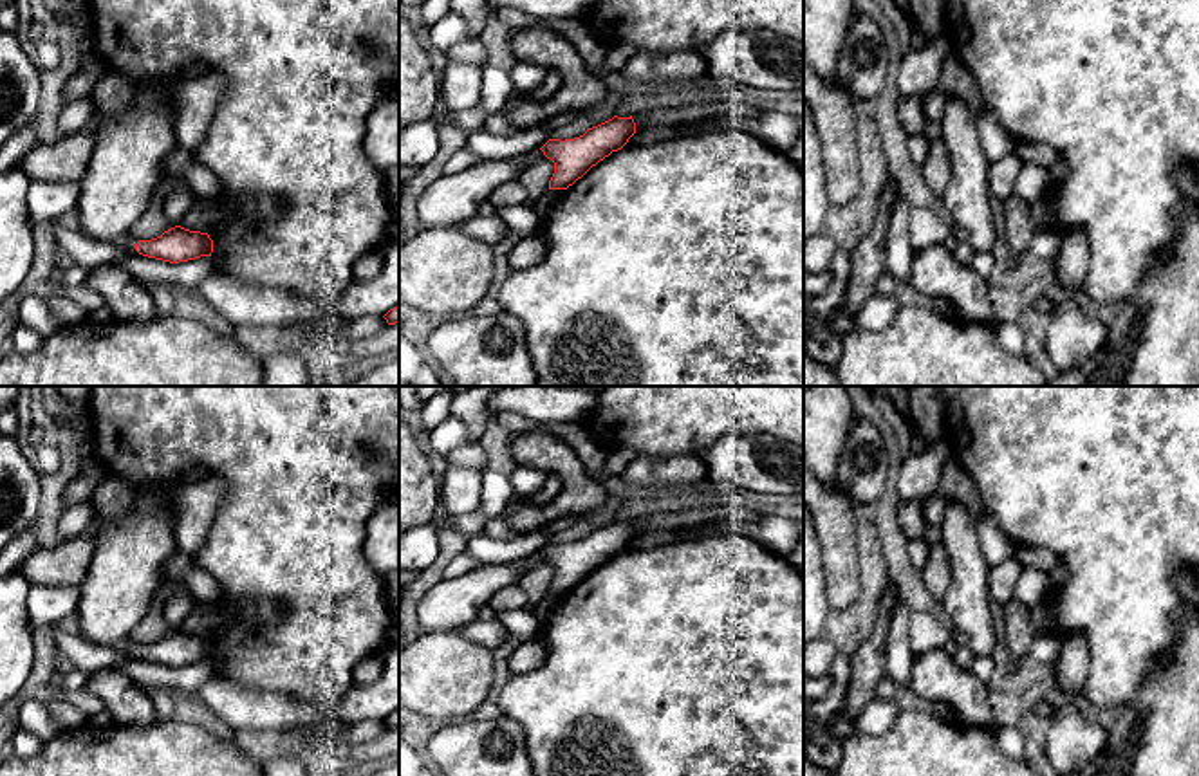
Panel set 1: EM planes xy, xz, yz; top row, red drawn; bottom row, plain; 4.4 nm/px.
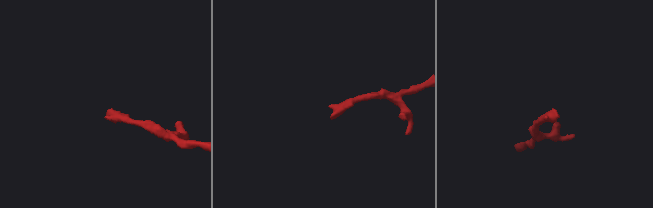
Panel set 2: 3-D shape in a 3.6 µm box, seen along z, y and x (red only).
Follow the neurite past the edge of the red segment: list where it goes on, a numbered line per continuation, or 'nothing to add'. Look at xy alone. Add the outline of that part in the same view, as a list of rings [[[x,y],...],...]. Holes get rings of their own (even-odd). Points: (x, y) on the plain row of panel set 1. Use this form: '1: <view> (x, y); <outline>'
1: xy (125, 574); [[[175,484],[135,493],[128,513],[99,531],[76,610],[87,642],[135,655],[130,632],[166,585],[164,563],[179,552],[168,502]]]

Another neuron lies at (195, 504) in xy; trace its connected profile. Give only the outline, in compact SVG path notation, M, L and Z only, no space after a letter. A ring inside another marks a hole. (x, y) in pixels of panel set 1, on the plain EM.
M211 475L197 482L179 480L168 493L179 552L193 556L204 545L224 494L226 484Z

